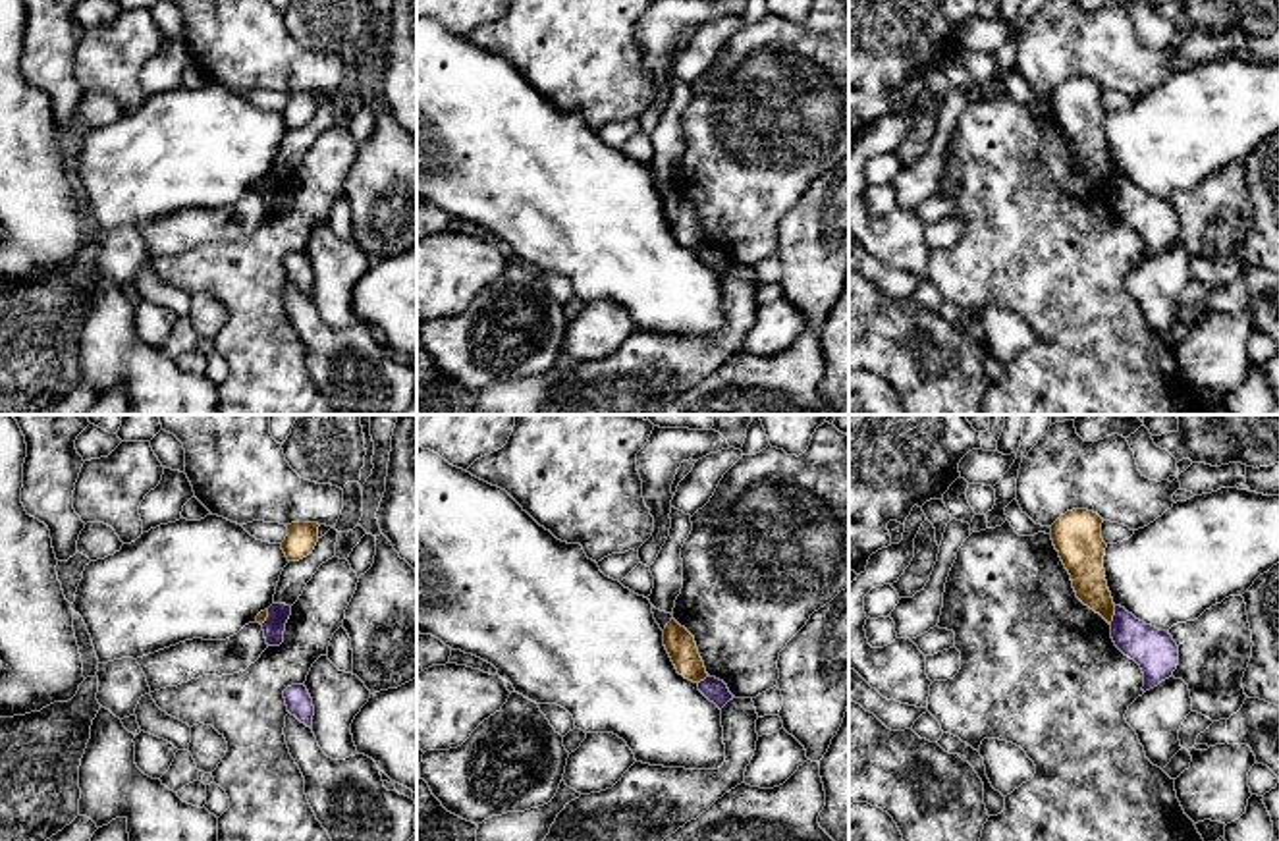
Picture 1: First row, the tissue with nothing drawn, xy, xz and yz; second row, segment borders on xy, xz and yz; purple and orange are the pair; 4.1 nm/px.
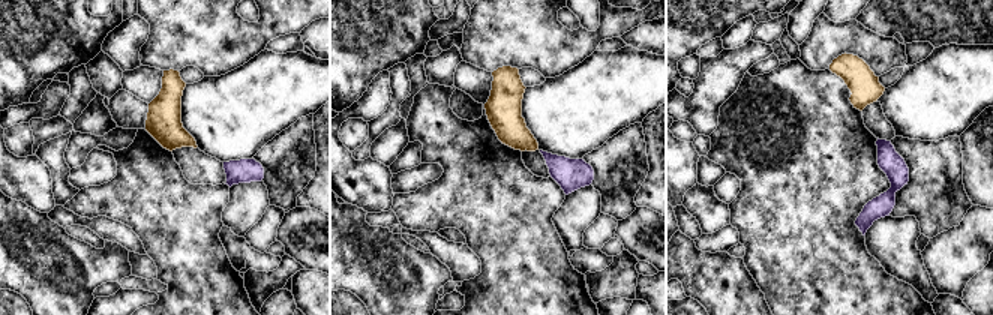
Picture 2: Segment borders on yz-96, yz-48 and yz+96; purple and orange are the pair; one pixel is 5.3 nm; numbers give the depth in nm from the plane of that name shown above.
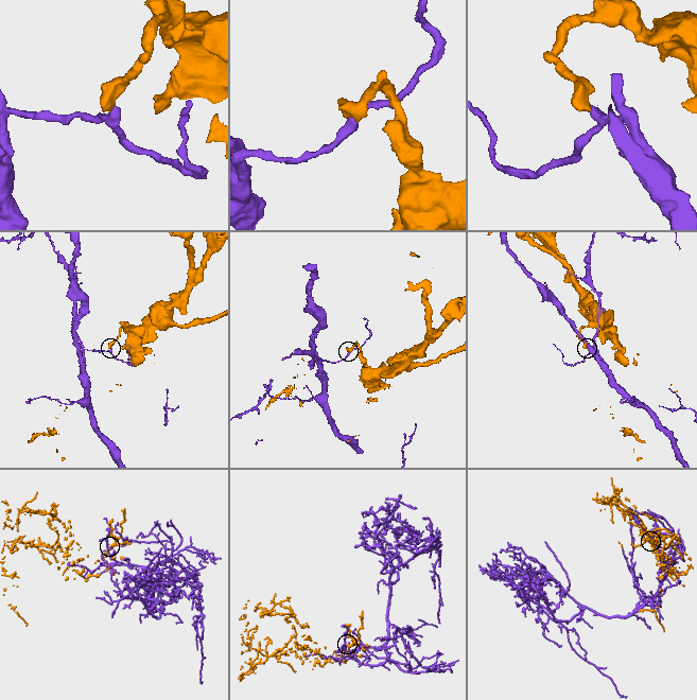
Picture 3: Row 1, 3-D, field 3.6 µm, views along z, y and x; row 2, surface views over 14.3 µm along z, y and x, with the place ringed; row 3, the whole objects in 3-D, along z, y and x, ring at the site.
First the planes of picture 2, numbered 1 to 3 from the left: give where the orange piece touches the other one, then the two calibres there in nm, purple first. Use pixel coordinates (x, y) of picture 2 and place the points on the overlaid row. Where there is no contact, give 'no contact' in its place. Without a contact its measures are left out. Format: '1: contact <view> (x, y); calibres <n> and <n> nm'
1: no contact
2: no contact
3: no contact

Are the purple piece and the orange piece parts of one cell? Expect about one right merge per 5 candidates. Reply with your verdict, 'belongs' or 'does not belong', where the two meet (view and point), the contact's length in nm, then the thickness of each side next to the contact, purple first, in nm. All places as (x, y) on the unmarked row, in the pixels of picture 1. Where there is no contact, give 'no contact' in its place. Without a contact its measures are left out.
does not belong; meets purple in yz at (1114, 184); contact 80 nm long; 180 nm thick on the purple side, 160 nm on the other

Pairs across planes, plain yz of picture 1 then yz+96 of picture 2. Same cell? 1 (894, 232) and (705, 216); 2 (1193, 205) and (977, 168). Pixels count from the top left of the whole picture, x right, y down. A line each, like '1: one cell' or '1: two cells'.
1: one cell
2: two cells

